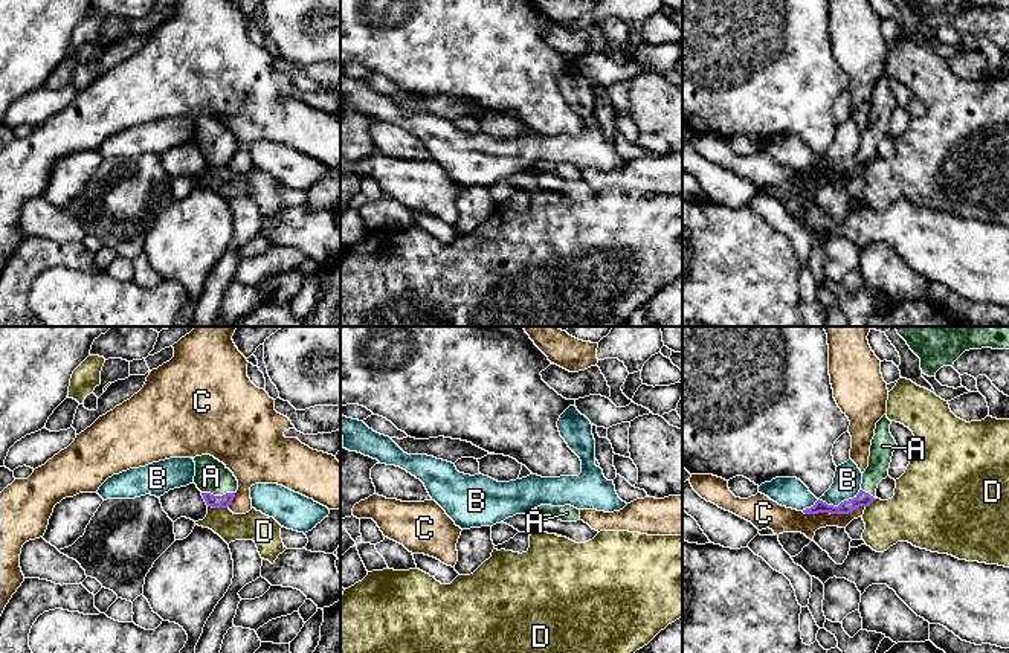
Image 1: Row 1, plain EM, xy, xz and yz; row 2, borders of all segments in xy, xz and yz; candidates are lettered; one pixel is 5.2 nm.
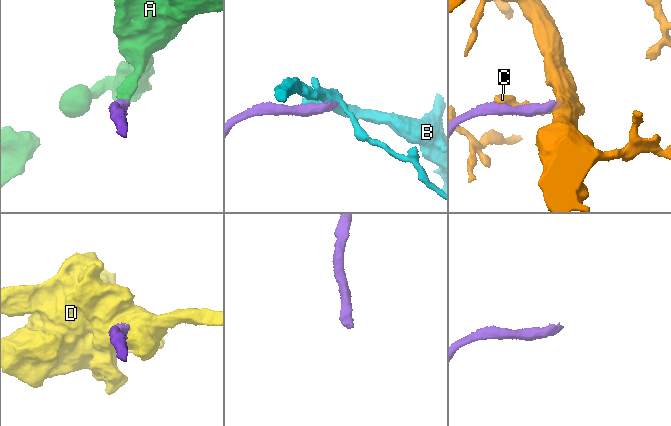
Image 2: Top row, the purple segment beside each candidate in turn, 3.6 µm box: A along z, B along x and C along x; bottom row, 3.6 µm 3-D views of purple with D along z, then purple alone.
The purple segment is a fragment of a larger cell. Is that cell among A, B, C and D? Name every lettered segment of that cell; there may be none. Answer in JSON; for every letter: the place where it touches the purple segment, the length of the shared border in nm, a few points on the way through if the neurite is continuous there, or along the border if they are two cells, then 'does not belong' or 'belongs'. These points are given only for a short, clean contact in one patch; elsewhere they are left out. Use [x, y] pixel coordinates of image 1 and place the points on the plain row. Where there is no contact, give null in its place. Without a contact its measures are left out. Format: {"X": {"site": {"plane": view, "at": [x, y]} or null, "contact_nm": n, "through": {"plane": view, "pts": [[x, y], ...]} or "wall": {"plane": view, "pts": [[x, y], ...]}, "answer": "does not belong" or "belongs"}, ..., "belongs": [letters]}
{"A": {"site": {"plane": "xy", "at": [219, 154]}, "contact_nm": 180, "through": {"plane": "xy", "pts": [[225, 159], [219, 154], [219, 144], [211, 135]]}, "answer": "belongs"}, "B": {"site": {"plane": "yz", "at": [831, 164]}, "contact_nm": 340, "answer": "does not belong"}, "C": {"site": {"plane": "yz", "at": [832, 171]}, "contact_nm": 340, "answer": "does not belong"}, "D": {"site": {"plane": "xy", "at": [219, 165]}, "contact_nm": 110, "wall": {"plane": "xy", "pts": [[208, 164], [228, 165]]}, "answer": "does not belong"}, "belongs": ["A"]}

